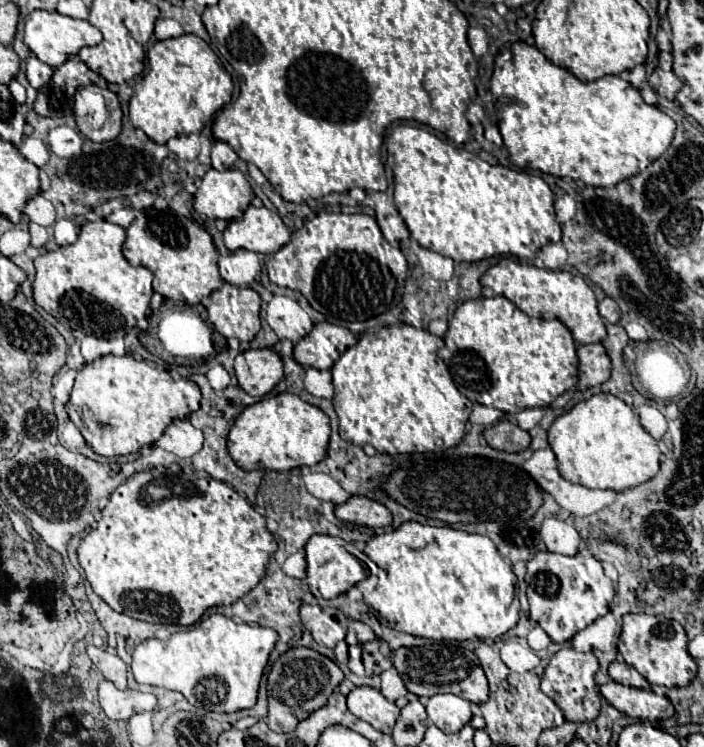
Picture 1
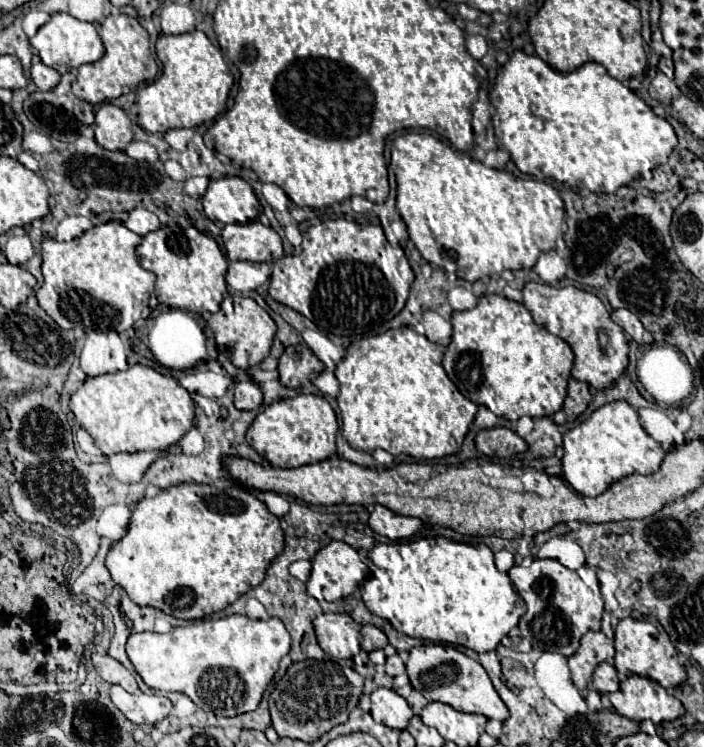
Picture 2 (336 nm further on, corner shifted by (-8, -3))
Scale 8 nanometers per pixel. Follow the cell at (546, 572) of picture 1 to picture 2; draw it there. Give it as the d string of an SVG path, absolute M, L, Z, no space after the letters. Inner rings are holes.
M534 558L530 566L512 566L508 576L526 602L526 614L520 618L518 628L534 650L572 656L588 630L600 630L604 598L594 568L582 566L580 570L570 570L558 560Z

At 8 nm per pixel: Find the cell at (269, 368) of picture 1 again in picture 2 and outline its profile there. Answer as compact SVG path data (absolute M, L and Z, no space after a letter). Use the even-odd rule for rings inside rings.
M242 380L236 384L236 390L234 390L234 406L238 410L256 410L262 406L262 390L256 382L252 380Z

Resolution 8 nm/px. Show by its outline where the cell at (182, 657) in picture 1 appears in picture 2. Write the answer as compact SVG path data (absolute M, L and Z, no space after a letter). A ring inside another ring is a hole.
M232 614L226 618L206 618L190 622L188 626L178 626L168 634L142 632L130 634L126 642L126 654L134 664L136 672L142 676L146 686L162 692L182 692L192 698L192 702L206 710L216 712L216 716L238 716L258 708L260 698L274 678L280 658L290 650L290 634L278 618L270 620L250 620L242 614Z

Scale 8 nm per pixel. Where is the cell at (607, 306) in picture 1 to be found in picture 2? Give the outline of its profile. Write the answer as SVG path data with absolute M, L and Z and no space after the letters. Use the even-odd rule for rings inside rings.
M618 308L618 310L612 310L612 320L626 332L632 336L634 342L642 344L642 334L644 334L644 326L642 322L626 308Z

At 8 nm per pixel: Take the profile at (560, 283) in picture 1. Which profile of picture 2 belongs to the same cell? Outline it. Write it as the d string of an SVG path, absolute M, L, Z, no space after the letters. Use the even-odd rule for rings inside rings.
M526 282L522 294L522 304L530 310L534 322L546 326L552 334L560 336L570 344L576 356L572 378L588 382L592 388L606 388L626 370L628 344L624 338L624 330L620 330L620 326L610 320L608 310L596 294L584 292L576 286L554 288L544 282Z

